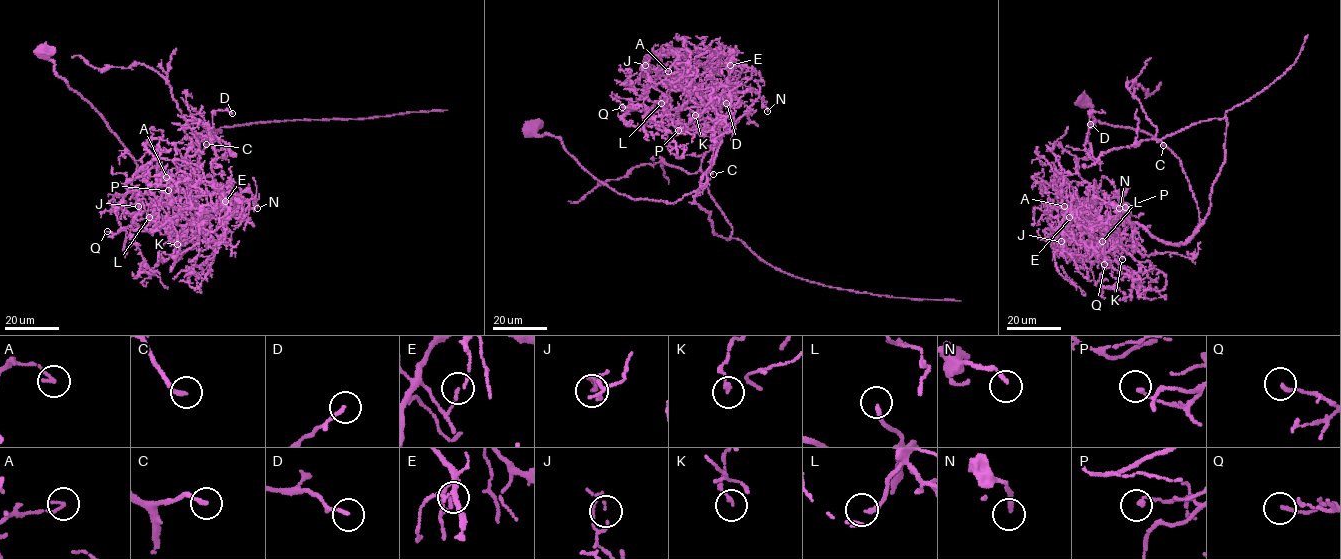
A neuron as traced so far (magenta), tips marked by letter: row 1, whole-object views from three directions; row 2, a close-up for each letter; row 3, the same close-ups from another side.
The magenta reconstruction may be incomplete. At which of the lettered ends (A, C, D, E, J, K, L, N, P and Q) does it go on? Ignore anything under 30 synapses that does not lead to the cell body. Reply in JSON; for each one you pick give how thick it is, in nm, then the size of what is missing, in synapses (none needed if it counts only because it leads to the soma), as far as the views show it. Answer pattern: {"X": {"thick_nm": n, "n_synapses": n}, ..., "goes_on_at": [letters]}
{"C": {"thick_nm": 160, "n_synapses": 110}, "N": {"thick_nm": 170, "n_synapses": 35}, "goes_on_at": ["C", "N"]}

